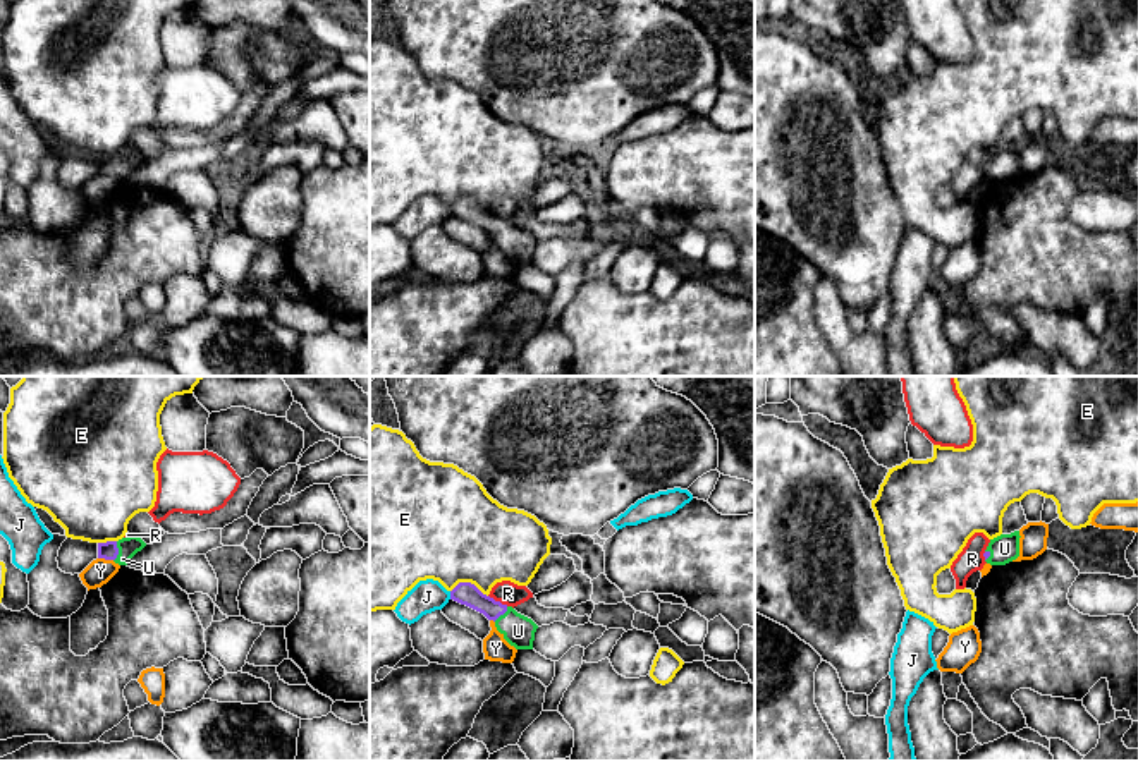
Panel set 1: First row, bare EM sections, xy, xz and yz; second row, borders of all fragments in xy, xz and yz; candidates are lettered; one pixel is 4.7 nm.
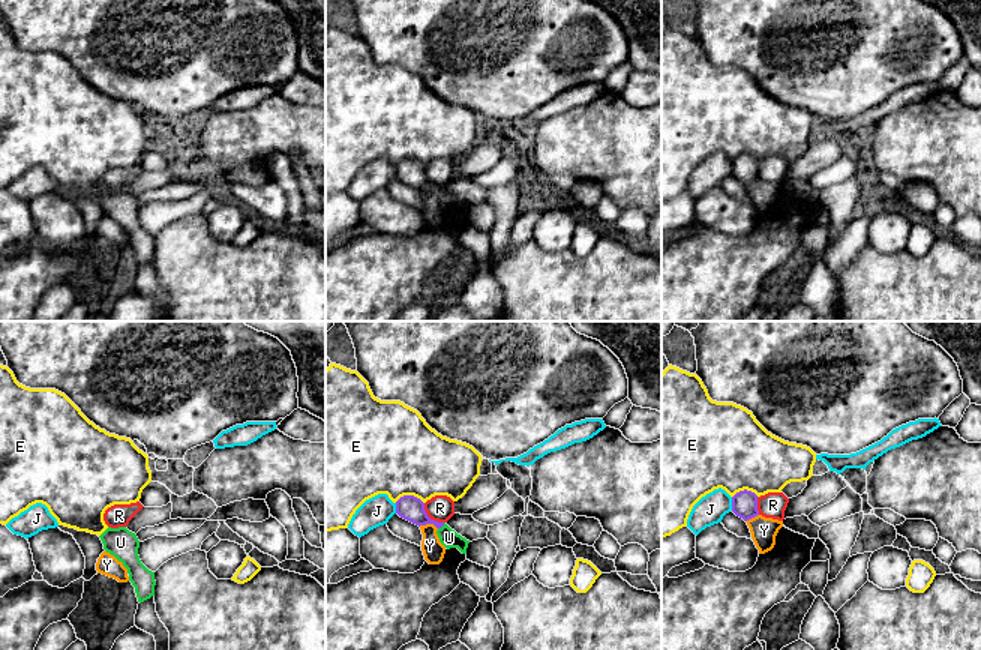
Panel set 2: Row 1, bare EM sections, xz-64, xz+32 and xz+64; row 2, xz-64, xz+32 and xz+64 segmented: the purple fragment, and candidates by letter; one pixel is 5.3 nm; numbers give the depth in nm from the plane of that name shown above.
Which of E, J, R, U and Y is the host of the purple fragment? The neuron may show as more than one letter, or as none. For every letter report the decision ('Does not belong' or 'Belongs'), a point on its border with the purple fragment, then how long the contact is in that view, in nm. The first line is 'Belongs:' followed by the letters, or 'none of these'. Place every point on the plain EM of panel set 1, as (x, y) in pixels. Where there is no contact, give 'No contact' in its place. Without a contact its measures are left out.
Belongs: U
E: Does not belong. Touches purple at xz (470, 198). Shared border 180 nm
J: Does not belong. Touches purple at xz (451, 210). Shared border 40 nm
R: Does not belong. Touches purple at xz (499, 217). Shared border 110 nm
U: Belongs. Touches purple at xy (117, 167). Shared border 100 nm
Y: Does not belong. Touches purple at xy (105, 174). Shared border 70 nm

